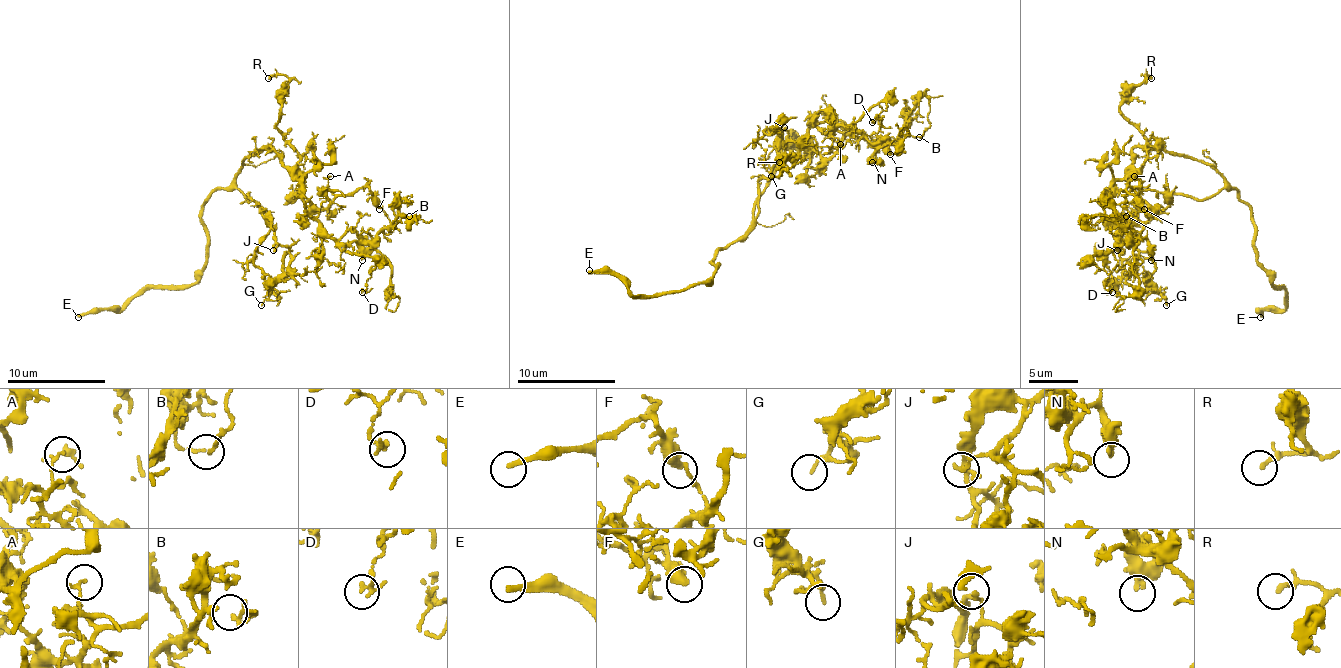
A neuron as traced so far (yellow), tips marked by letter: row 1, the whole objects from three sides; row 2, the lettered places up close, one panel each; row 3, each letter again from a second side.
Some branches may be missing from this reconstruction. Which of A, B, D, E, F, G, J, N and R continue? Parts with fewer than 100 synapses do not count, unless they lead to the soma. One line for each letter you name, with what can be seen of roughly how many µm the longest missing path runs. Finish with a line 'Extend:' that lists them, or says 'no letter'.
E: missing 90 µm
Extend: E

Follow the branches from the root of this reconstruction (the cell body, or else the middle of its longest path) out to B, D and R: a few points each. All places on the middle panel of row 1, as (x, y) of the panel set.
B: (766, 181), (779, 149), (813, 117), (828, 135), (845, 125), (892, 142), (924, 95), (929, 127), (919, 137)
D: (766, 181), (779, 149), (796, 142), (813, 117), (830, 135), (882, 102), (885, 110), (872, 122)
R: (766, 181), (784, 144), (803, 142), (811, 154), (793, 154), (786, 144), (791, 130), (798, 154), (779, 162)

